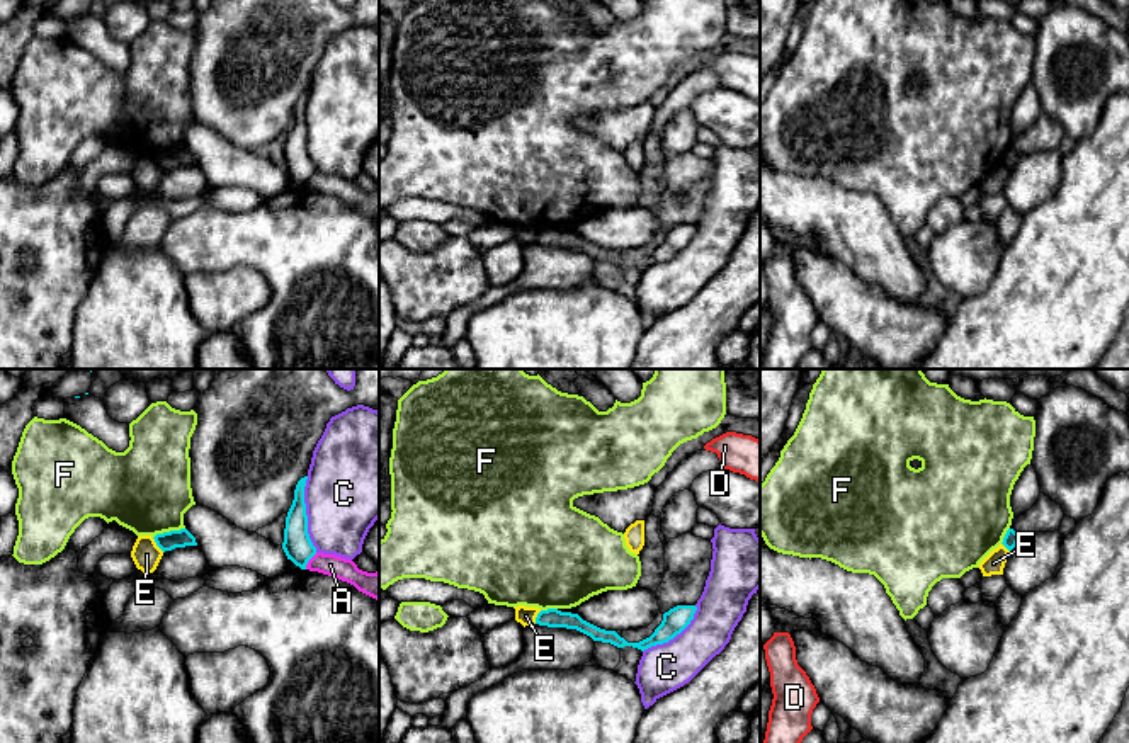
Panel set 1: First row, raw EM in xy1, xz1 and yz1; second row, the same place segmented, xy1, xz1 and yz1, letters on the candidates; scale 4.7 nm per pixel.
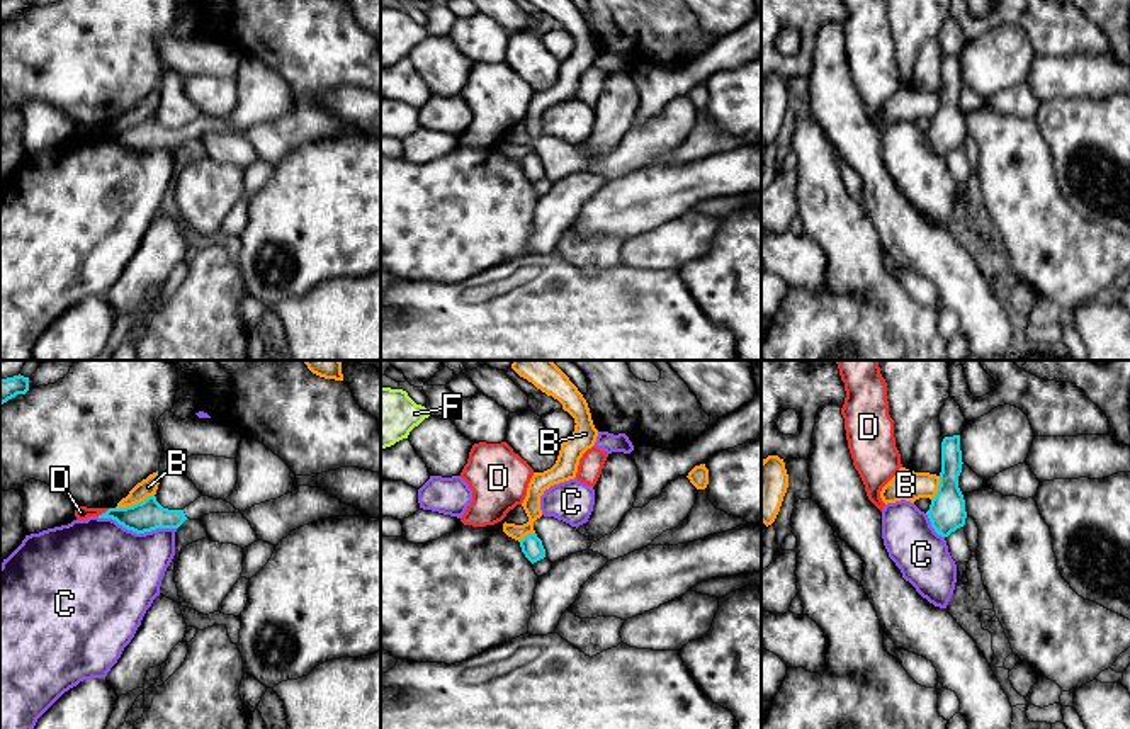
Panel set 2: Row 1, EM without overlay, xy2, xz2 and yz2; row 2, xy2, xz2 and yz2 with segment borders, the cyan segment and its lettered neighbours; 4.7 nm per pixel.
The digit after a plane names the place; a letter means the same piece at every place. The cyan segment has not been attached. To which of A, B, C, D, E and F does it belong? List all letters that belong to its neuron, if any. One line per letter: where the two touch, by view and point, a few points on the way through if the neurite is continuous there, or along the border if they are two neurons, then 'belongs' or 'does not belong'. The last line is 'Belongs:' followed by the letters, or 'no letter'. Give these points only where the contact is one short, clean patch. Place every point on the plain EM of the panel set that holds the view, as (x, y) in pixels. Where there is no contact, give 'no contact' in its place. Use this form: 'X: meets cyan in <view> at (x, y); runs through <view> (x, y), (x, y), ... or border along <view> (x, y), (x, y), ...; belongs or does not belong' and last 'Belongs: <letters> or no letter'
A: meets cyan in xy1 at (308, 179); border along xy1 (317, 172), (305, 187); does not belong
B: meets cyan in xy2 at (136, 123); border along xy2 (153, 113), (131, 124), (116, 126); does not belong
C: meets cyan in xy2 at (136, 152); does not belong
D: meets cyan in xy2 at (102, 133); does not belong
E: meets cyan in xy1 at (157, 164); border along xy1 (152, 157), (164, 170); does not belong
F: meets cyan in xy1 at (170, 150); does not belong
Belongs: no letter

